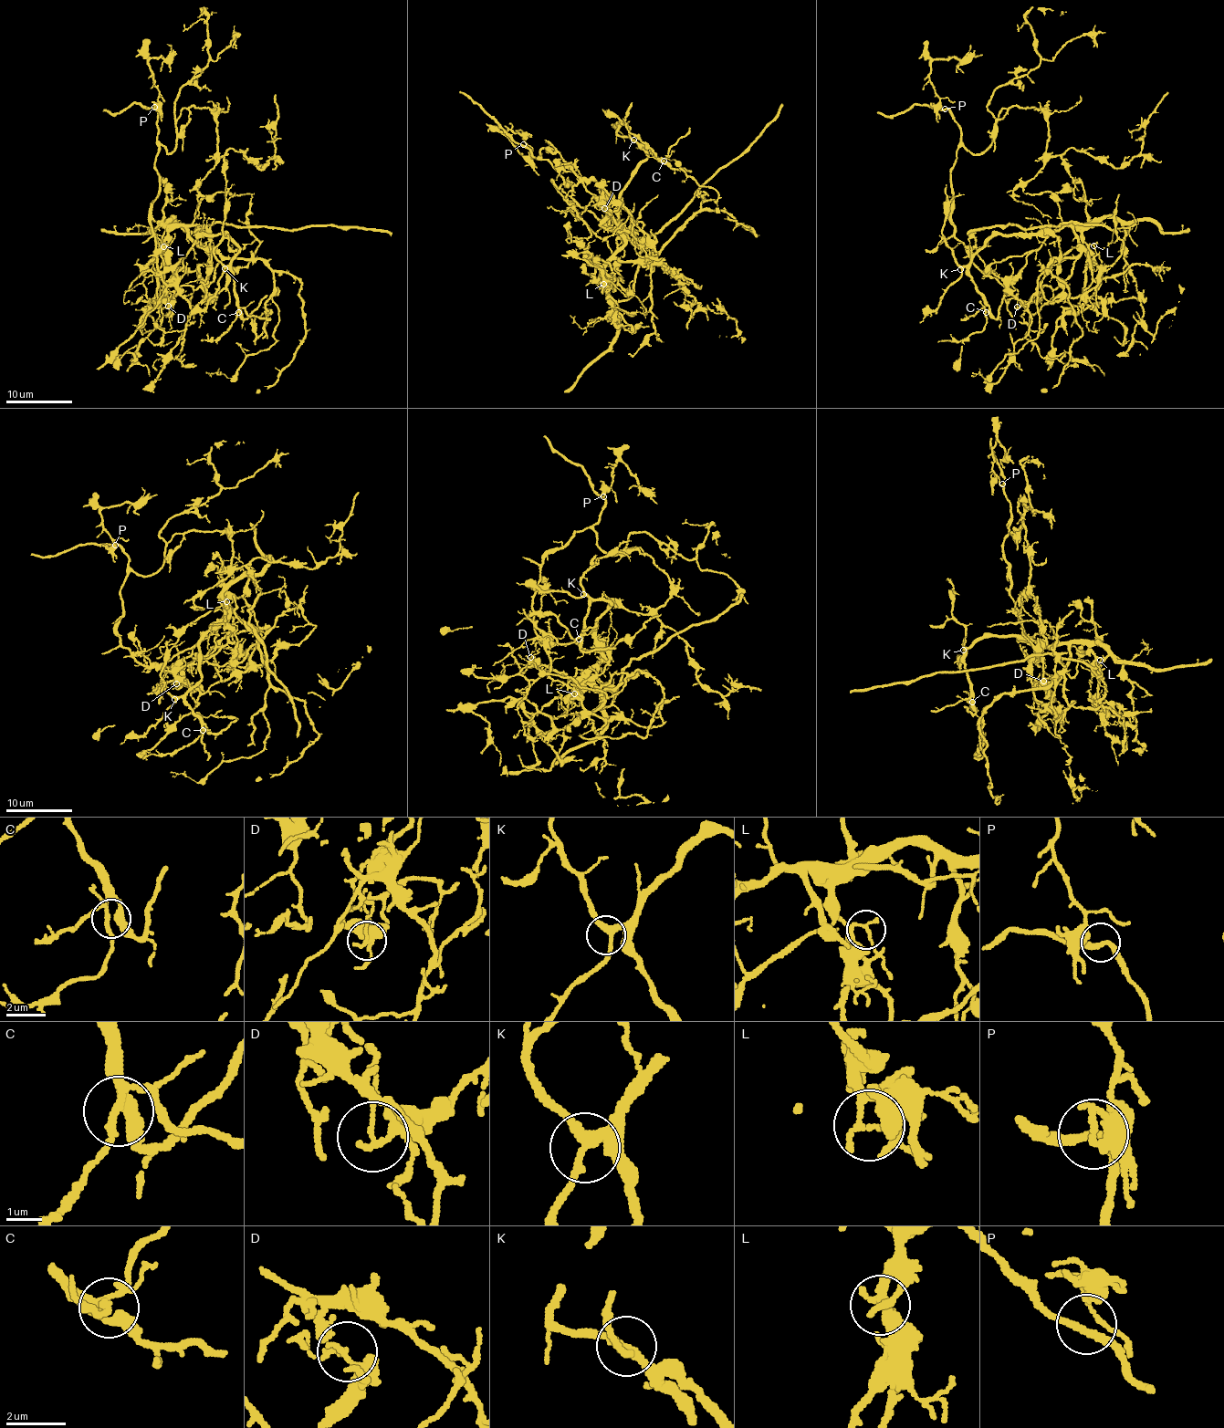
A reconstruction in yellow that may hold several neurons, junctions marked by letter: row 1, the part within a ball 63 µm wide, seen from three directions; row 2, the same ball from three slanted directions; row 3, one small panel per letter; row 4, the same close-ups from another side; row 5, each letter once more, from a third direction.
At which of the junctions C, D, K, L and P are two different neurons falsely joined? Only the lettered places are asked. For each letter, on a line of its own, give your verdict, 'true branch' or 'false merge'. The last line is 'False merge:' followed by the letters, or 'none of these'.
C: true branch
D: false merge
K: true branch
L: false merge
P: true branch
False merge: D, L

